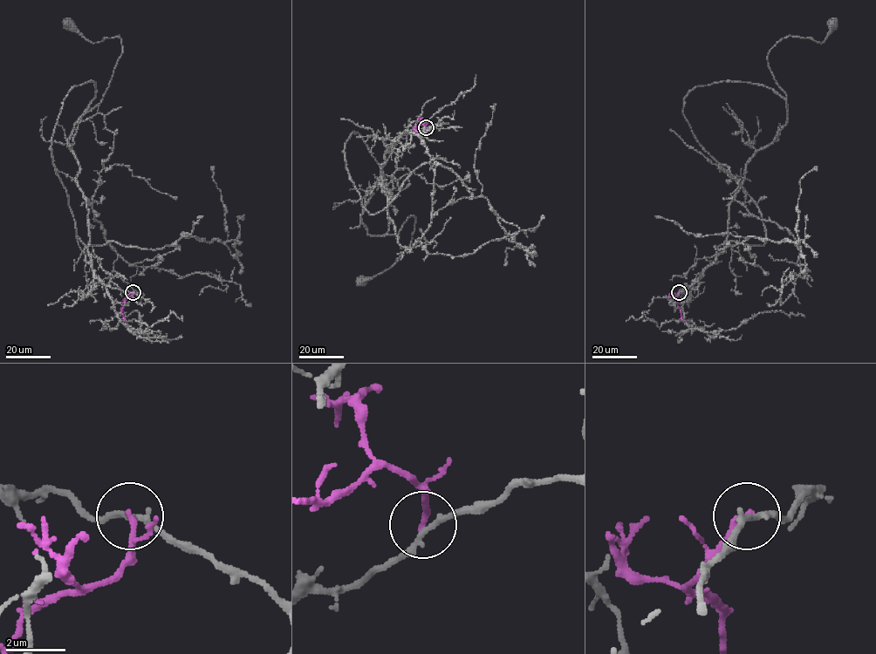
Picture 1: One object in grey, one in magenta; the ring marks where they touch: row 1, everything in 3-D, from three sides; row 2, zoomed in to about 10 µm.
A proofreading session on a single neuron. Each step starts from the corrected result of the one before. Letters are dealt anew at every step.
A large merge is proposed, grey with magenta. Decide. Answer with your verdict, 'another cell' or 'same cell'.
another cell

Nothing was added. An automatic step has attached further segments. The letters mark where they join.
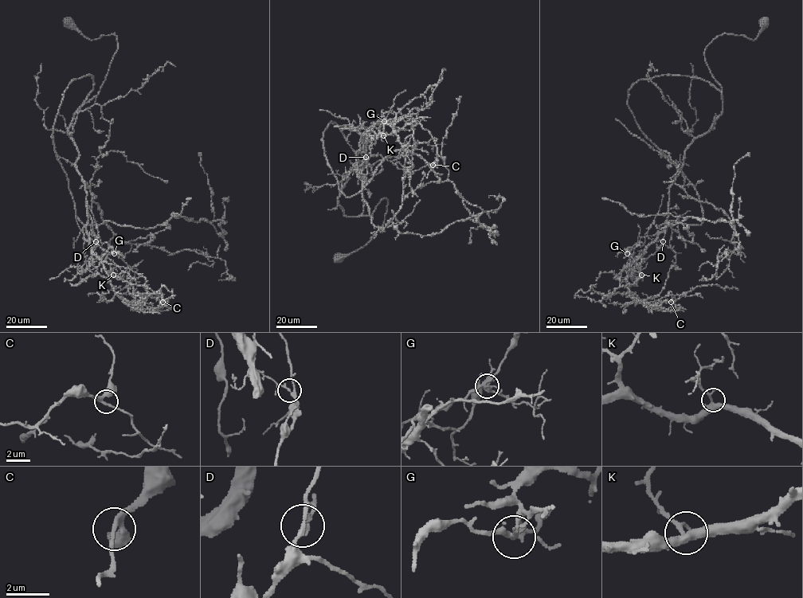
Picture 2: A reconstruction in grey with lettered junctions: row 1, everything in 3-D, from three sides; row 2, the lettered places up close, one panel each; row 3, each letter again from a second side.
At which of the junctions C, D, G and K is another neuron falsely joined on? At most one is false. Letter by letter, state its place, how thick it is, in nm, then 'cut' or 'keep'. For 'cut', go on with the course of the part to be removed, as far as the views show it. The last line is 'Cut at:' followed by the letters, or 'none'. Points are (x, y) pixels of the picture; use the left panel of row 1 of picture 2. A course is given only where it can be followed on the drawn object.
C: place (162, 302); calibre 190 nm; keep
D: place (95, 241); calibre 160 nm; keep
G: place (114, 253); calibre 200 nm; cut; course (114, 254), (111, 247), (97, 271), (142, 285), (146, 291), (143, 303), (143, 295), (139, 295), (147, 298)
K: place (113, 275); calibre 280 nm; keep
Cut at: G

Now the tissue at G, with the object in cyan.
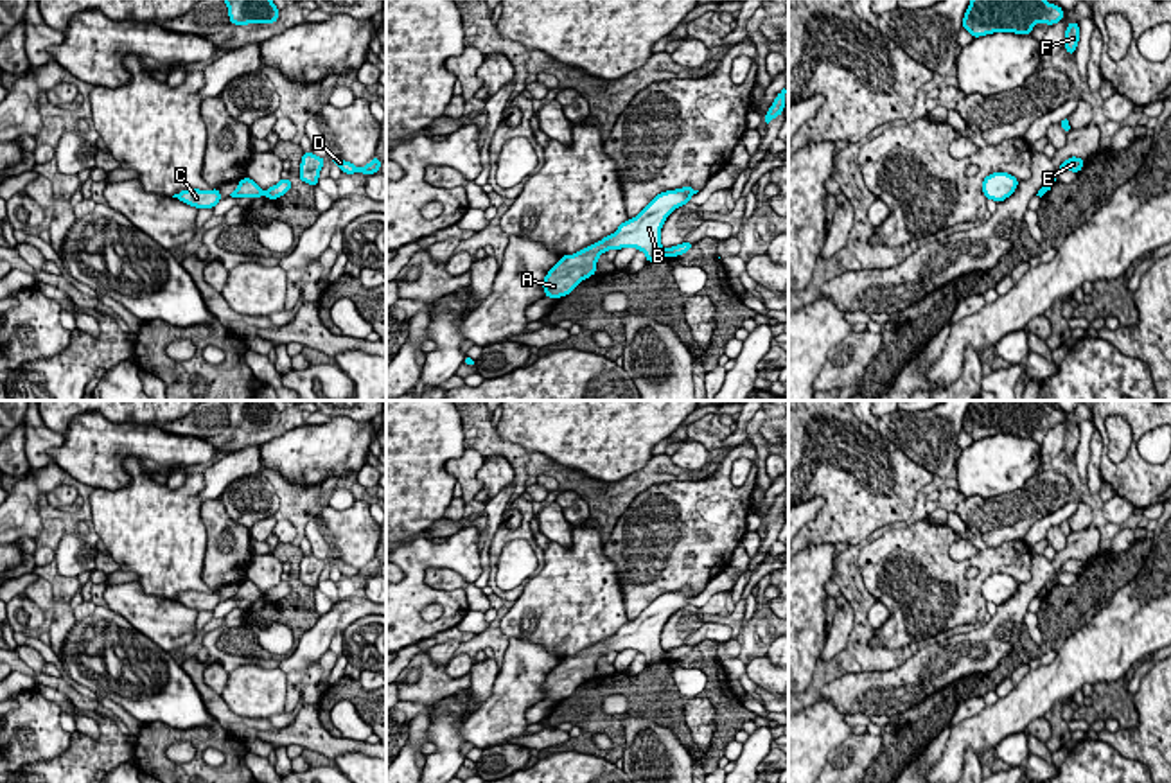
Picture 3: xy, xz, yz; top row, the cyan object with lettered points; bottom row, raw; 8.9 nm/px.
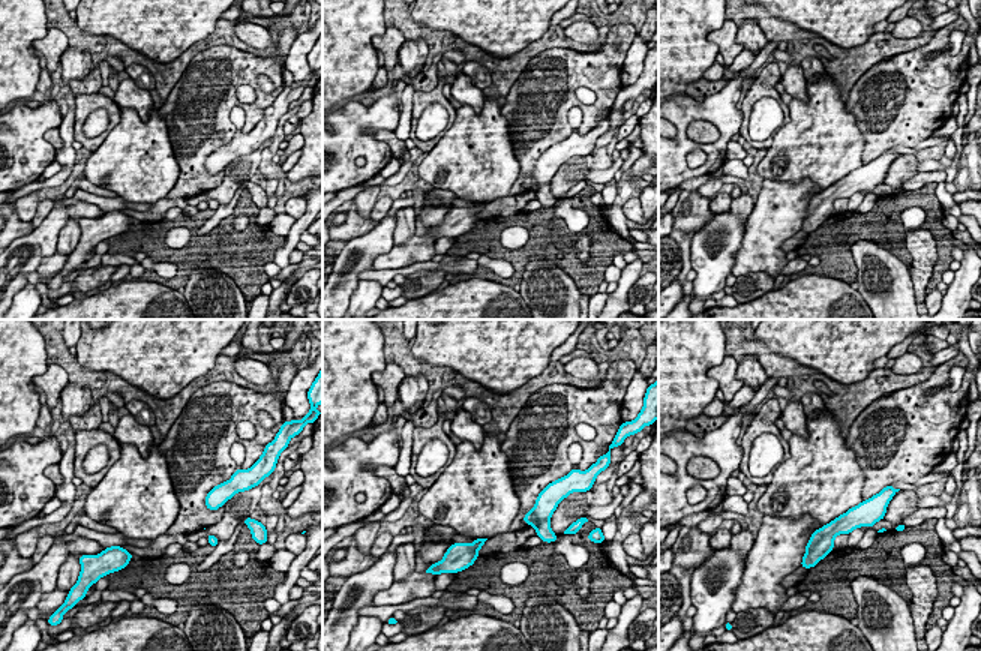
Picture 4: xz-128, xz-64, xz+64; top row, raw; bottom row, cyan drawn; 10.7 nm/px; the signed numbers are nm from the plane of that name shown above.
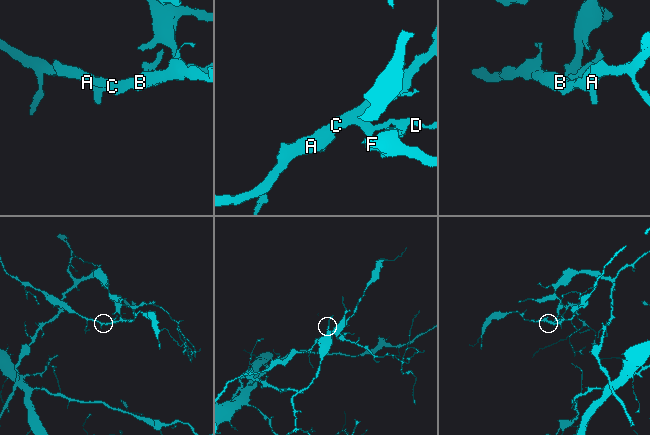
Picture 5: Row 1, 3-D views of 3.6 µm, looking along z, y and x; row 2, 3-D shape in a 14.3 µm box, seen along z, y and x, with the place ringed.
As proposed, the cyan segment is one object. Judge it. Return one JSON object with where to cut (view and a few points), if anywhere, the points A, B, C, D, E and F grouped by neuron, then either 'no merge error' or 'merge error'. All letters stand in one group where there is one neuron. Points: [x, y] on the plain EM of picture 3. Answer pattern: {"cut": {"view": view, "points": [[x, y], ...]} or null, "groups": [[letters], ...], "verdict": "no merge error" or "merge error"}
{"cut": {"view": "xz", "points": [[663, 652], [665, 658]]}, "groups": [["A", "B", "C", "E"], ["D", "F"]], "verdict": "merge error"}

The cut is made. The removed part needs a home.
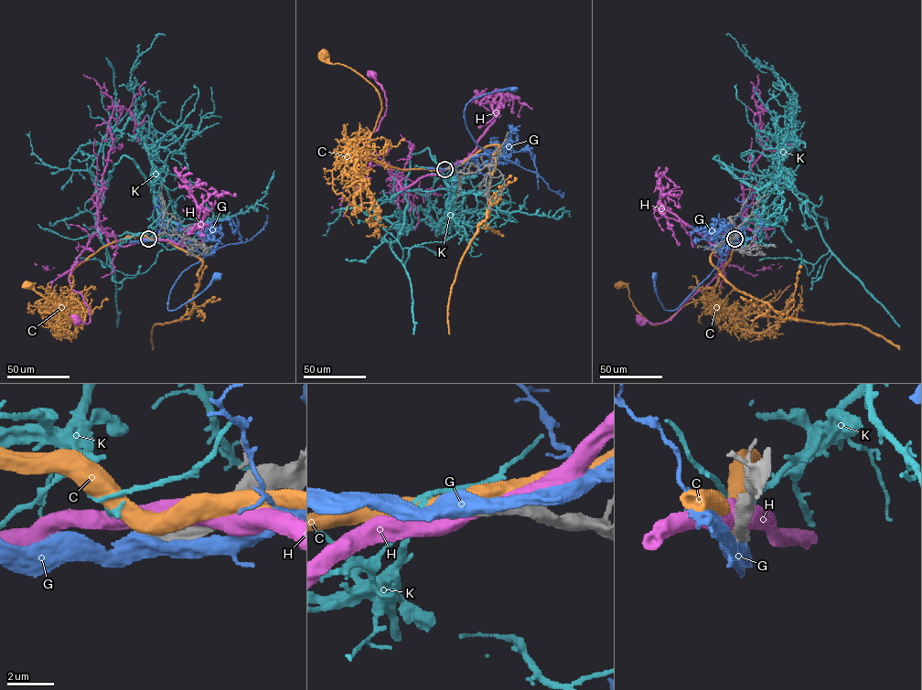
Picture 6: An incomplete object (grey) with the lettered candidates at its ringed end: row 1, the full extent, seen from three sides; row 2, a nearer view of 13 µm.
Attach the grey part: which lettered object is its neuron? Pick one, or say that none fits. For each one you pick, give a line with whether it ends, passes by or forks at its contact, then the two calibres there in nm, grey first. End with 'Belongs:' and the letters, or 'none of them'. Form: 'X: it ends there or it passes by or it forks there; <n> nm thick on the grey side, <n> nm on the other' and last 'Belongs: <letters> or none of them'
K: it ends there; 320 nm thick on the grey side, 400 nm on the other
Belongs: K

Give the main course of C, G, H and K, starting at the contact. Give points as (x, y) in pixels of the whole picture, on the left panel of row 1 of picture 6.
C: (149, 238), (134, 236), (112, 241), (75, 268), (68, 297), (81, 304), (81, 324), (27, 284)
G: (150, 239), (168, 240), (204, 256), (176, 281), (169, 294), (169, 311), (192, 300), (216, 276)
H: (151, 239), (112, 247), (102, 229), (91, 239), (69, 277), (90, 315), (88, 323), (77, 320)
K: (148, 238), (158, 217), (153, 188), (123, 155), (109, 173), (93, 216), (113, 269), (117, 327)

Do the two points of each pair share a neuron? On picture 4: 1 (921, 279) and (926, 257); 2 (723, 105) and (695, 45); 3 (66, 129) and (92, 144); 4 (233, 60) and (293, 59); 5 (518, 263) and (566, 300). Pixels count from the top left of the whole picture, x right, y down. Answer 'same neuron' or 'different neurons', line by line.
1: same neuron
2: different neurons
3: different neurons
4: different neurons
5: different neurons

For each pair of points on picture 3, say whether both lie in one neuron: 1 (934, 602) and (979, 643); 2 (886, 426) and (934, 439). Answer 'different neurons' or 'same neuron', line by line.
1: different neurons
2: same neuron

